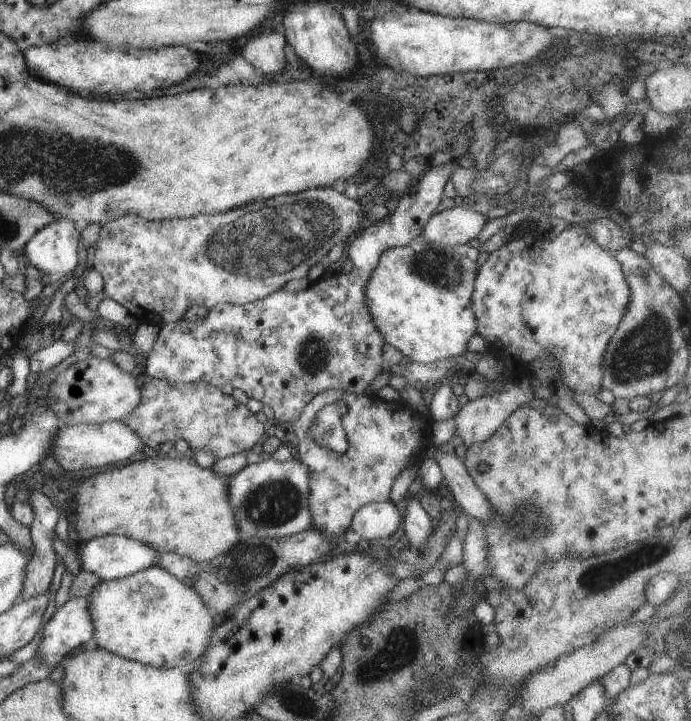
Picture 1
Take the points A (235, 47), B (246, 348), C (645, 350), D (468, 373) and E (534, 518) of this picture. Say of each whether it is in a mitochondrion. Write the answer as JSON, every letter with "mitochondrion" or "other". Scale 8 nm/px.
{"A":"other","B":"other","C":"mitochondrion","D":"other","E":"mitochondrion"}

